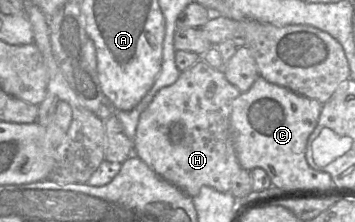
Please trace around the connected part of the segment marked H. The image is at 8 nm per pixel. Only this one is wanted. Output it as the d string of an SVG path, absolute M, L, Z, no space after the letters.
M203 59L181 72L178 80L162 88L141 113L133 139L134 154L145 162L159 177L175 185L191 198L201 188L209 186L228 193L241 171L230 124L231 105L241 92L225 77L222 69L211 67Z

